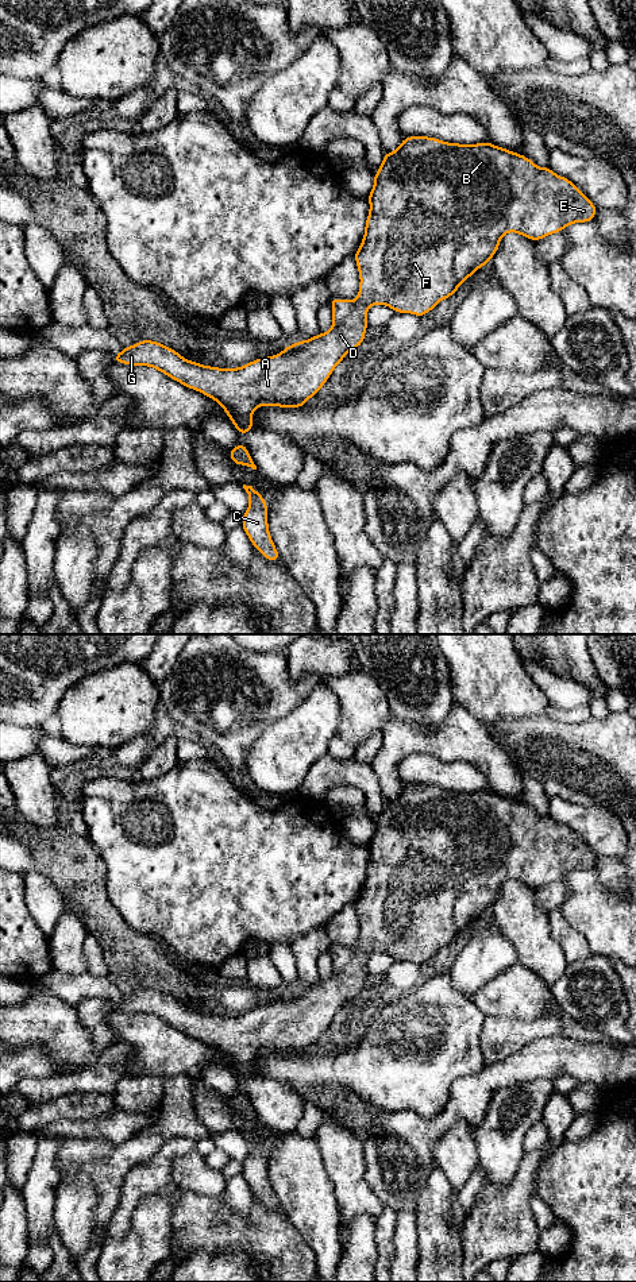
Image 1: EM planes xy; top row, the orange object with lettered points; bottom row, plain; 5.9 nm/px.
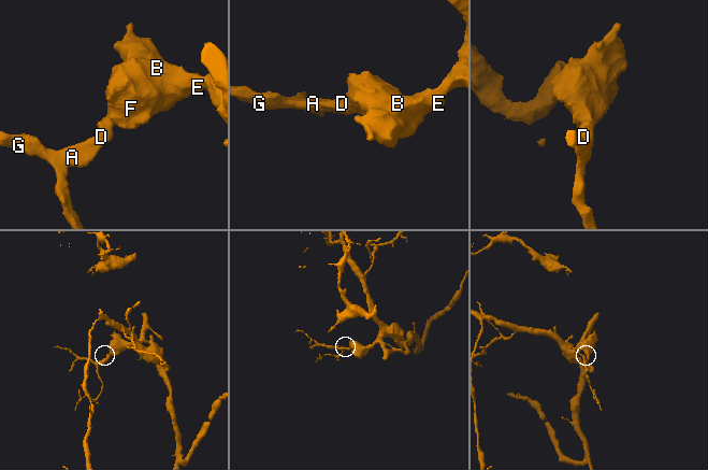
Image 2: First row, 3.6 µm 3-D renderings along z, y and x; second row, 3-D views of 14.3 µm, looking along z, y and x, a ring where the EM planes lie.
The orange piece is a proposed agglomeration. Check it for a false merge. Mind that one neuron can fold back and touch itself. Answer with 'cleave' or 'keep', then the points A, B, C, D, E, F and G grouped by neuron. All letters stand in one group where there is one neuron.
keep; A B C D E F G

